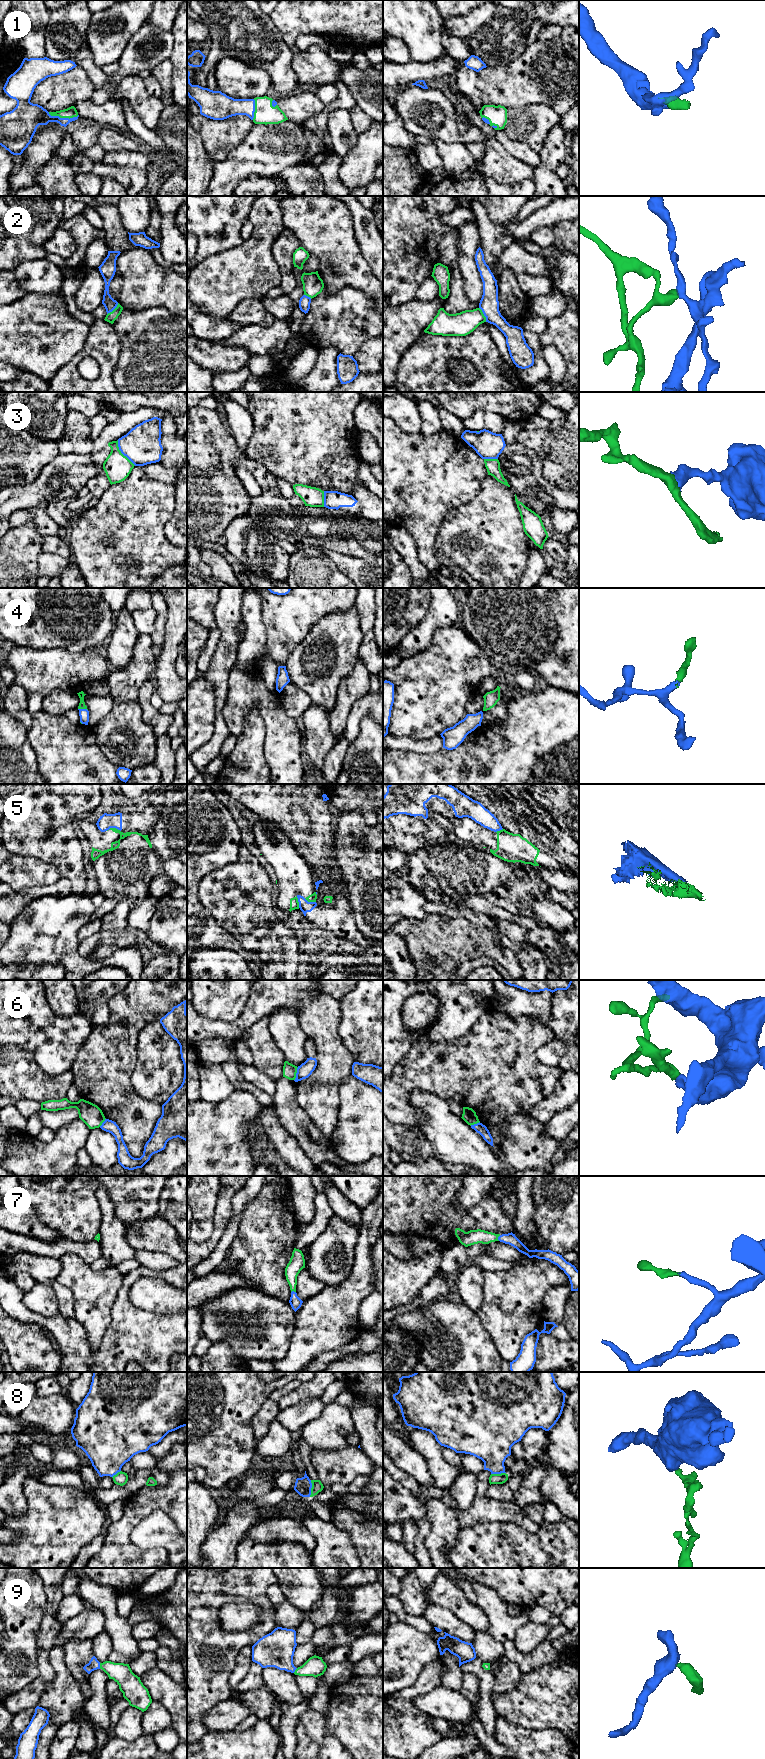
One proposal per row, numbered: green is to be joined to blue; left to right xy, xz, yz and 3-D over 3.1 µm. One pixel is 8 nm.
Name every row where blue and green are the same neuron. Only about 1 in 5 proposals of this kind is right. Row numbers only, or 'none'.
1, 4, 7, 9

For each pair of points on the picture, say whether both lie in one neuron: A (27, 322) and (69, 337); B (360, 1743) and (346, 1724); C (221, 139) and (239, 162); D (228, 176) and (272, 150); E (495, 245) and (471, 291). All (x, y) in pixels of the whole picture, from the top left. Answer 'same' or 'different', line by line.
A: same
B: same
C: different
D: same
E: different

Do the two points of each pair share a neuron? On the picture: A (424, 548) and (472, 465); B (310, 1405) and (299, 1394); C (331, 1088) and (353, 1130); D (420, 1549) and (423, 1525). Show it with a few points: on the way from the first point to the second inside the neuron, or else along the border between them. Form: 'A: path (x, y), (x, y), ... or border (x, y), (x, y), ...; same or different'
A: path (424, 527), (424, 513), (451, 486); same
B: border (320, 1396), (302, 1399), (283, 1409); different
C: border (344, 1080), (339, 1087), (338, 1123), (336, 1126); different
D: path (420, 1543), (423, 1531); same

